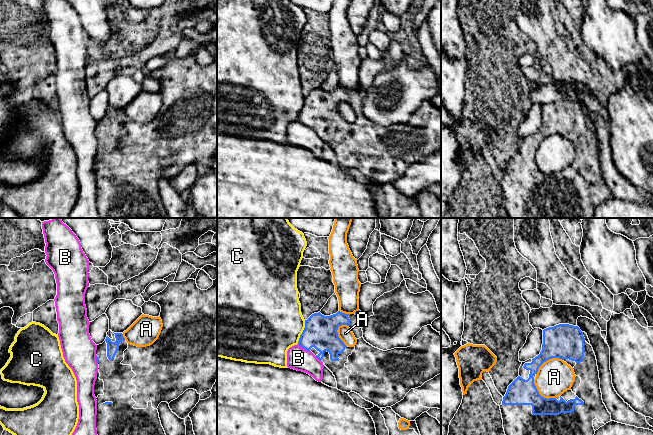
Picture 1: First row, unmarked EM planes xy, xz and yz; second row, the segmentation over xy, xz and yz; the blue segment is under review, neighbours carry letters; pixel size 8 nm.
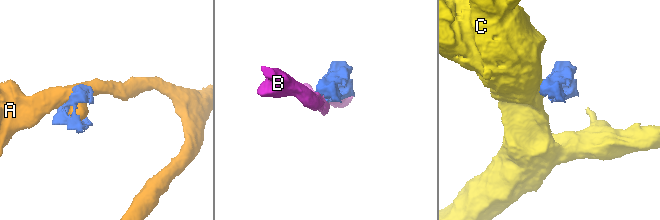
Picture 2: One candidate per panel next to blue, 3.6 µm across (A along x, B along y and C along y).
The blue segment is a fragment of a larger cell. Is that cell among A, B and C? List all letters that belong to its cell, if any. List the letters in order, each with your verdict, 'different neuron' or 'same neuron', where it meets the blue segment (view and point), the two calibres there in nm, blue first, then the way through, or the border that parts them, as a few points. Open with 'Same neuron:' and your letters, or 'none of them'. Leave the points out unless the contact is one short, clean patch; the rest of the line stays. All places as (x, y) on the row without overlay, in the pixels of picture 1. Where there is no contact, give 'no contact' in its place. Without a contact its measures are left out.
Same neuron: none of them
A: different neuron; contact yz (539, 170); calibres 200 and 280 nm
B: different neuron; contact xz (303, 123); calibres 260 and 180 nm
C: different neuron; contact xz (302, 108); calibres 260 and 480 nm

